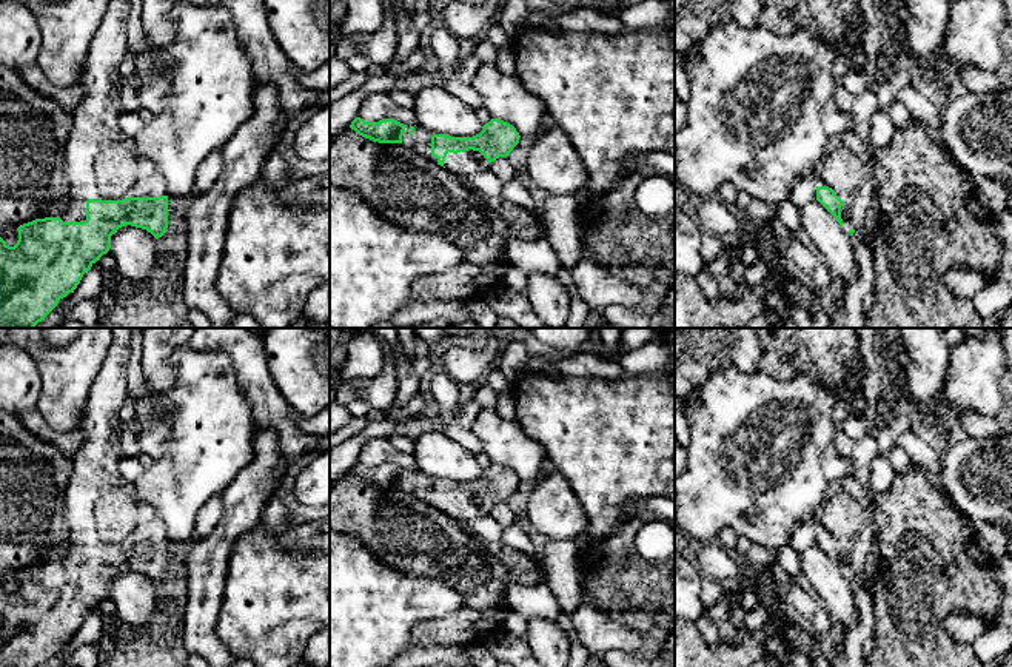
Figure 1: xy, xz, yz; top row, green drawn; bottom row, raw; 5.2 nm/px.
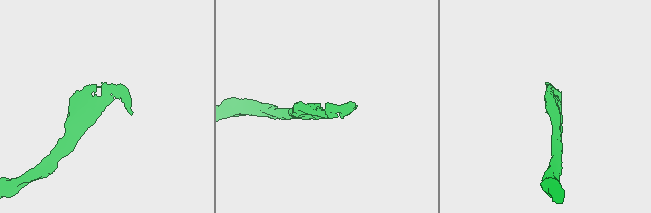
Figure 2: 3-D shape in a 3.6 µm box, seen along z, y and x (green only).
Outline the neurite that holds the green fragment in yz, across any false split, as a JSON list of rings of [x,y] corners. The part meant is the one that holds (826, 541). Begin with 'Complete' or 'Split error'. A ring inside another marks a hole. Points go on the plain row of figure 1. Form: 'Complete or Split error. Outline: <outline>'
Split error. Outline: [[[853,473],[830,481],[815,519],[826,528],[816,531],[816,545],[853,581],[856,573],[867,568],[867,556],[875,547],[872,499]]]

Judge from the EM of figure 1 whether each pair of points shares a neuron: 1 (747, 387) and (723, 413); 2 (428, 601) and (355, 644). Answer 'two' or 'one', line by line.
1: one
2: one

